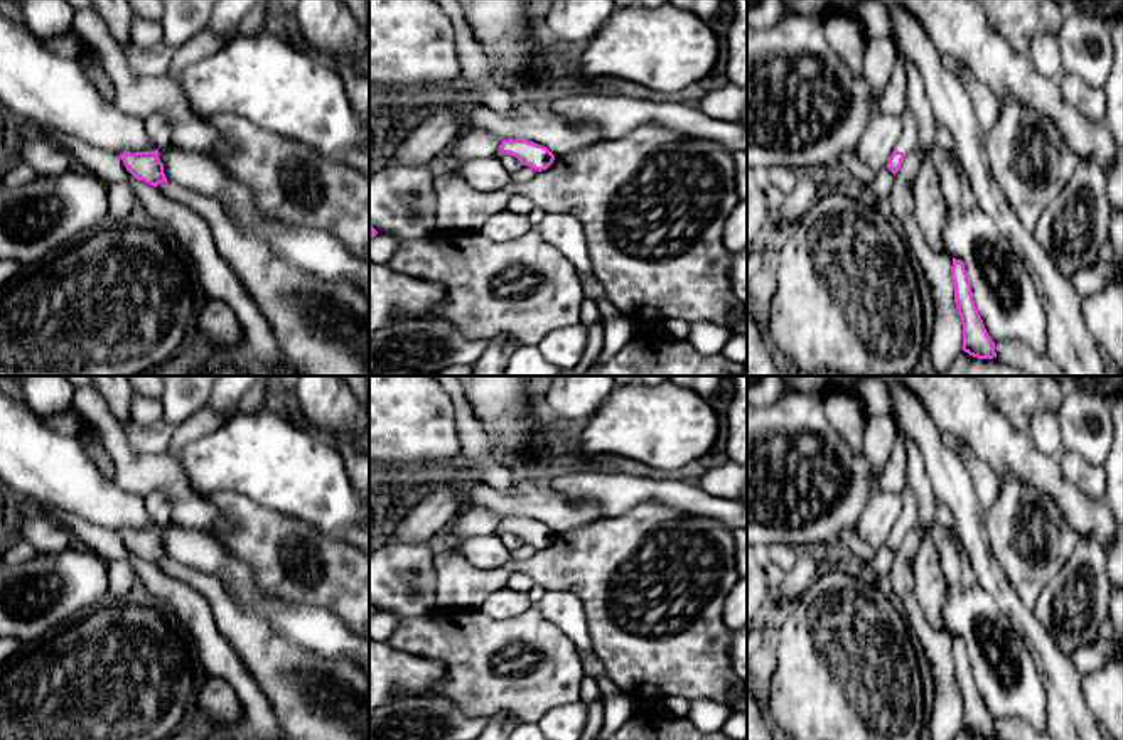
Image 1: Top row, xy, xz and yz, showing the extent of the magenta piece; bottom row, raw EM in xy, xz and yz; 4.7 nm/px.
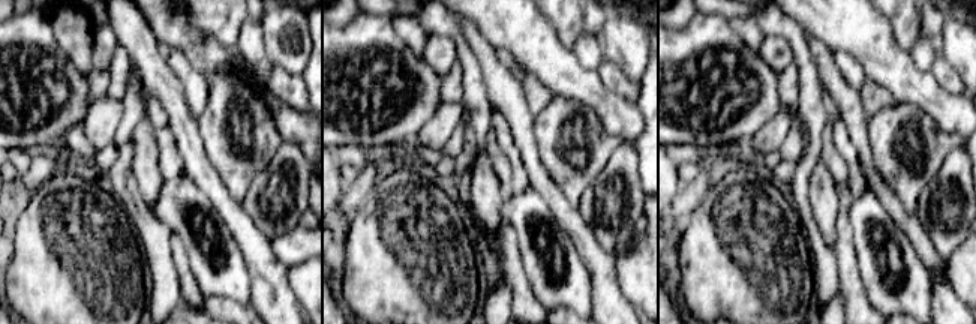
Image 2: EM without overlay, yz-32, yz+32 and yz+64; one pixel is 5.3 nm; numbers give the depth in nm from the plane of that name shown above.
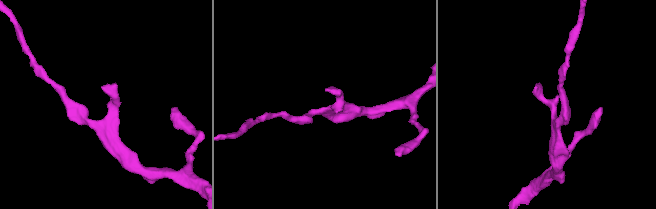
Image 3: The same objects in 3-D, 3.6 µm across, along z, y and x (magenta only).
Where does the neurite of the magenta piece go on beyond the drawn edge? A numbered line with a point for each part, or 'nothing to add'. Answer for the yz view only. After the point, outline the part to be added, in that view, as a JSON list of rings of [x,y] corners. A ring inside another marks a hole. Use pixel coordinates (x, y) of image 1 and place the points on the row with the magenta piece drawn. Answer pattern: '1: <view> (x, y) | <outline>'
1: yz (908, 140) | [[[907,106],[900,118],[902,118],[902,135],[897,140],[895,150],[905,155],[907,152],[917,147],[919,128],[916,116],[911,113]]]

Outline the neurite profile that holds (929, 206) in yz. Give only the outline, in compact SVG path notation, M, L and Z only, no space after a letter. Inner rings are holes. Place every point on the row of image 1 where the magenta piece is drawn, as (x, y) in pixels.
M914 148L919 155L917 174L912 184L912 201L917 226L927 244L943 253L943 231L949 206L939 187L938 170L931 150Z

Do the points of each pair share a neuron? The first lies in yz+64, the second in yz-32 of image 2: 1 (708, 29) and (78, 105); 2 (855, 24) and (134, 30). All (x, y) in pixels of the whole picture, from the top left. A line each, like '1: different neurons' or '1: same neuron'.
1: same neuron
2: different neurons

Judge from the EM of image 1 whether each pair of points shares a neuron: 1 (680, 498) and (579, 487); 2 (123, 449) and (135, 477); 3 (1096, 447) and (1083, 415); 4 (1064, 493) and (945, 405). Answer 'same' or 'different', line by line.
1: same
2: same
3: same
4: same

